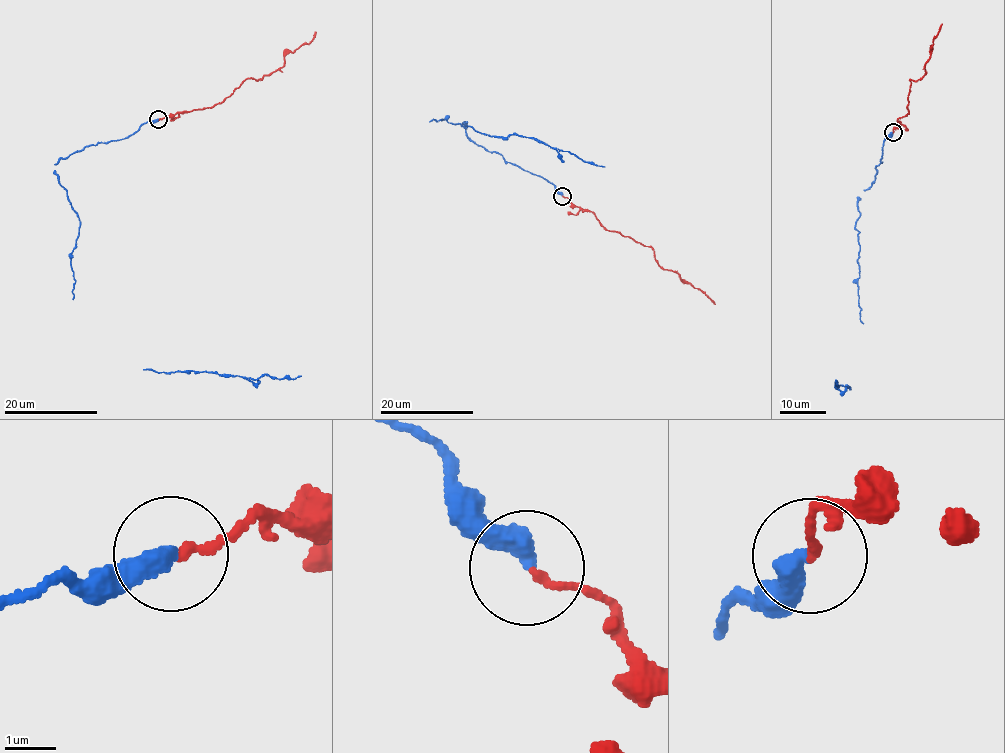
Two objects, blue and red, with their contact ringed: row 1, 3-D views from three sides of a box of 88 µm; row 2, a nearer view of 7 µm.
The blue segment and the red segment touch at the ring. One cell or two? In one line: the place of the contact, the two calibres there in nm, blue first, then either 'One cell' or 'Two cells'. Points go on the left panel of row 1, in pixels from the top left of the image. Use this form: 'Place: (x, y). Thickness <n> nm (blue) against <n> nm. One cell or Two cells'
Place: (158, 119). Thickness 420 nm (blue) against 160 nm. Two cells

